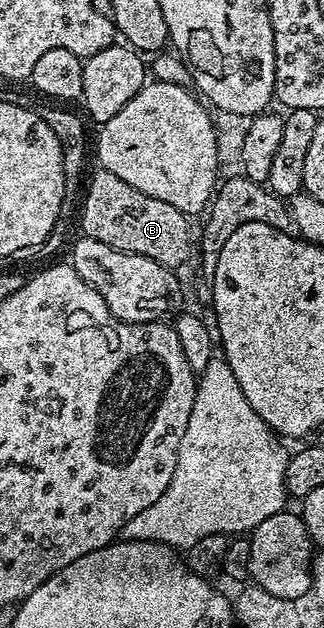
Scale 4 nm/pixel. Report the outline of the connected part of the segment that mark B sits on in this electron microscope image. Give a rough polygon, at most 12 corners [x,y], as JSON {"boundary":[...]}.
{"boundary":[[116,174],[89,177],[81,231],[166,268],[191,221]]}

